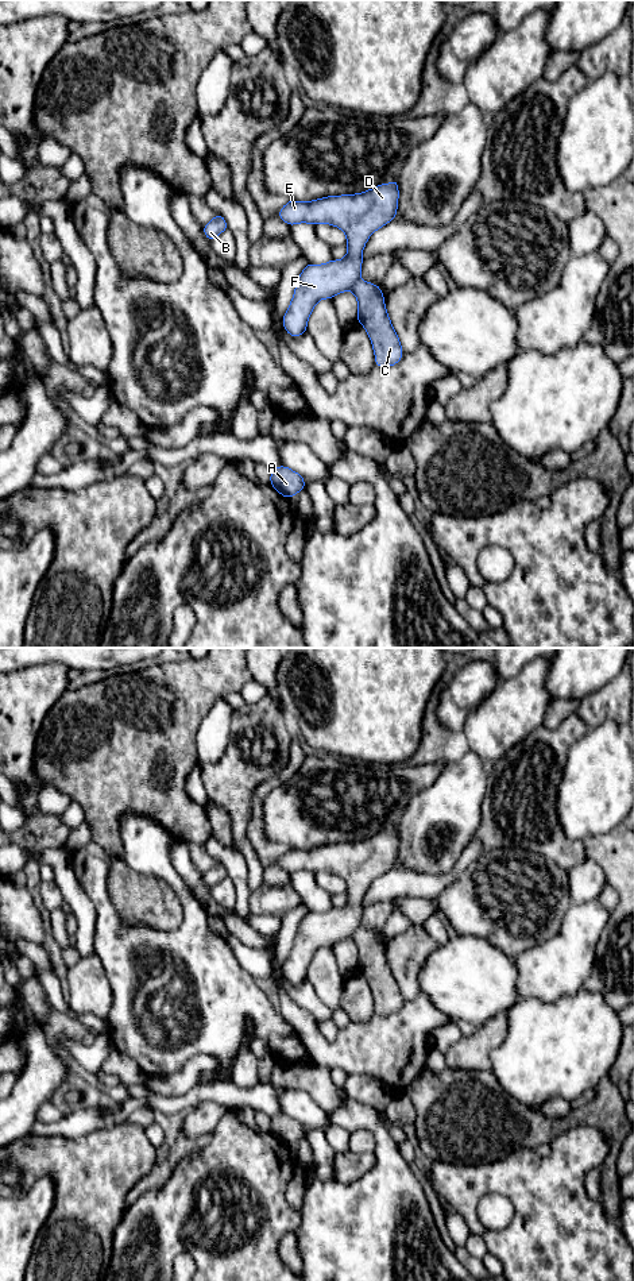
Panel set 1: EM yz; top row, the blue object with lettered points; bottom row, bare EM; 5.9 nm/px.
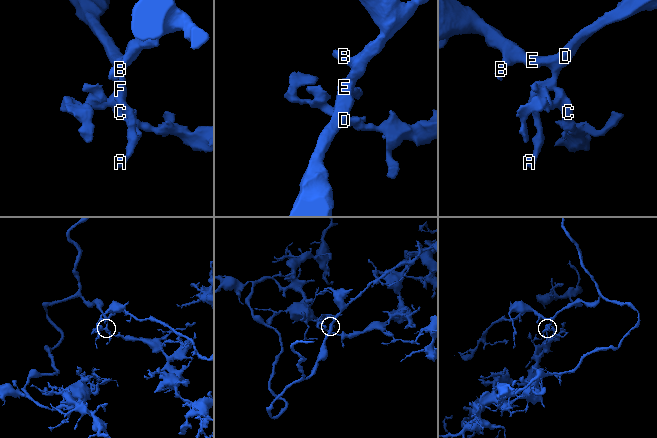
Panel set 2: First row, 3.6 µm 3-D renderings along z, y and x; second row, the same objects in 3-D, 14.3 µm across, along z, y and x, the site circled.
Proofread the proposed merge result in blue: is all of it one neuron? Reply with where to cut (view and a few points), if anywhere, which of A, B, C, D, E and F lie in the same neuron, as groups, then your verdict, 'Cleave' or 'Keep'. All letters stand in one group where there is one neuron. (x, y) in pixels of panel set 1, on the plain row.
Split along yz (359, 926), (351, 937). Groups: A B D E F / C. Cleave

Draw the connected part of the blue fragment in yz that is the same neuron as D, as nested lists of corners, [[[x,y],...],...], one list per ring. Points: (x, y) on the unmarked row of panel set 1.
[[[398,829],[380,832],[357,842],[329,844],[309,850],[289,848],[278,865],[290,875],[298,871],[332,872],[344,879],[348,902],[324,912],[309,911],[298,925],[297,934],[282,972],[298,985],[308,976],[309,964],[322,946],[352,938],[360,927],[363,896],[368,885],[394,868],[398,857]]]

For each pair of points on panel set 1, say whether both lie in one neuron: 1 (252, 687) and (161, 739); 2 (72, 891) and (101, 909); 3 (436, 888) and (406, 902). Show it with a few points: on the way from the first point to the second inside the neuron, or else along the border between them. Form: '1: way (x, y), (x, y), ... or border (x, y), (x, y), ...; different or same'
1: border (251, 679), (239, 691); different
2: border (74, 876), (95, 913), (95, 933), (92, 936); different
3: border (430, 899), (398, 895), (389, 901); different

